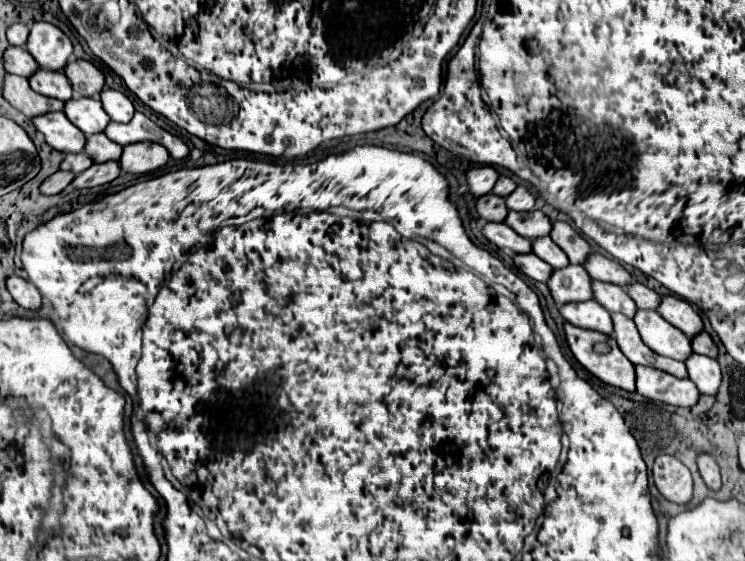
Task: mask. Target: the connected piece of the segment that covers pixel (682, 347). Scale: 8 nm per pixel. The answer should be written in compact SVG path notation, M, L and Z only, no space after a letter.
M638 310L634 322L644 344L656 354L682 360L682 362L692 356L692 346L690 346L692 340L686 334L682 334L678 328L668 324L658 312Z

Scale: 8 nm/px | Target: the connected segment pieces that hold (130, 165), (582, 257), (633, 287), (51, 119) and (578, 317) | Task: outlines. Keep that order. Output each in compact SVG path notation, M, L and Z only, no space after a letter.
M136 142L124 146L124 154L120 158L120 166L130 174L148 174L158 168L164 168L170 160L170 154L162 144L156 142Z
M554 222L550 238L566 252L570 264L584 264L592 254L590 244L566 222Z
M632 282L630 286L626 286L626 292L630 294L630 298L638 304L638 308L642 310L656 310L662 302L662 296L650 288L646 288L640 282Z
M50 112L44 116L38 116L32 120L36 130L44 134L46 142L64 154L76 154L84 150L86 144L86 136L84 132L80 132L68 118L64 112Z
M588 300L588 302L572 302L572 304L564 304L560 308L560 314L574 326L578 328L586 328L586 330L598 330L606 336L612 334L614 326L612 326L612 318L610 312L600 306L596 300Z

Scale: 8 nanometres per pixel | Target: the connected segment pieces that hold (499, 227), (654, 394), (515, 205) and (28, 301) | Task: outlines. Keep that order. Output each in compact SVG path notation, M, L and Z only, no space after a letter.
M490 222L482 228L484 236L494 242L496 246L500 248L510 248L514 250L516 254L528 254L532 252L532 242L528 238L522 238L520 234L516 234L512 228L508 228L504 222L496 224L496 222Z
M636 366L636 392L654 402L686 408L694 406L700 398L700 392L692 380L678 380L666 372L646 366Z
M518 186L514 190L514 194L510 194L506 198L506 206L508 210L516 210L516 212L528 212L534 208L534 196L524 188L524 186Z
M12 276L8 282L8 292L12 294L12 298L26 310L38 310L42 306L42 296L38 292L38 288L28 282L28 280L22 280L18 276Z

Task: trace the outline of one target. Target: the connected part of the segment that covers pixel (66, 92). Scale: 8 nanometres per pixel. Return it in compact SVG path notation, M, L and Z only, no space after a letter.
M38 70L34 76L28 78L32 90L38 94L44 94L48 98L58 98L62 102L72 98L72 86L64 72L52 72L52 70Z

